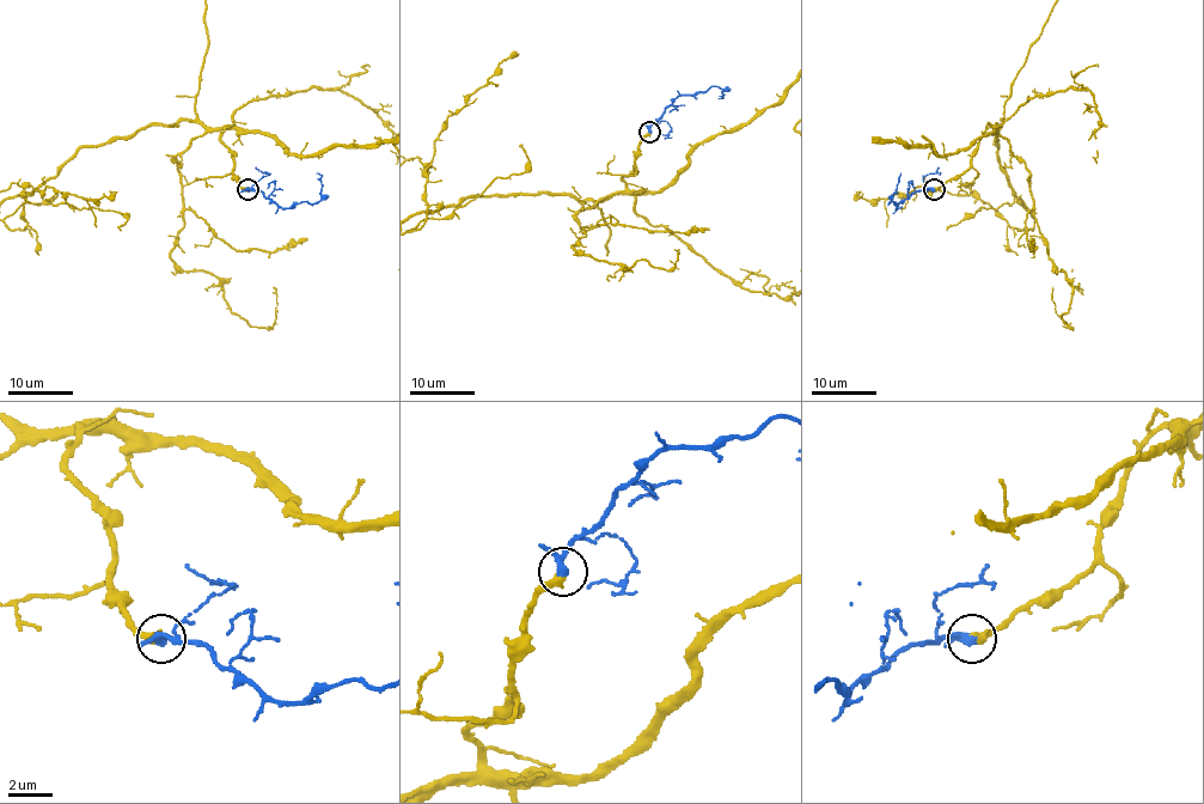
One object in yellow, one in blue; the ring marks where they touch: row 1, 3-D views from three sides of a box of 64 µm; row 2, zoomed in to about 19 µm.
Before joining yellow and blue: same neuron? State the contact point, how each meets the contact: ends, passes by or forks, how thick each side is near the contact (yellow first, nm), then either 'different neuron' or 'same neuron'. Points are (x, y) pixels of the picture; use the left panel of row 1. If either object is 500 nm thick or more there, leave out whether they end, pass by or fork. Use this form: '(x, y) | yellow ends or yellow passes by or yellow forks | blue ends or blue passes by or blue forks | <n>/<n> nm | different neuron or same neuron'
(248, 189) | yellow ends | blue passes by | 400/320 nm | same neuron

